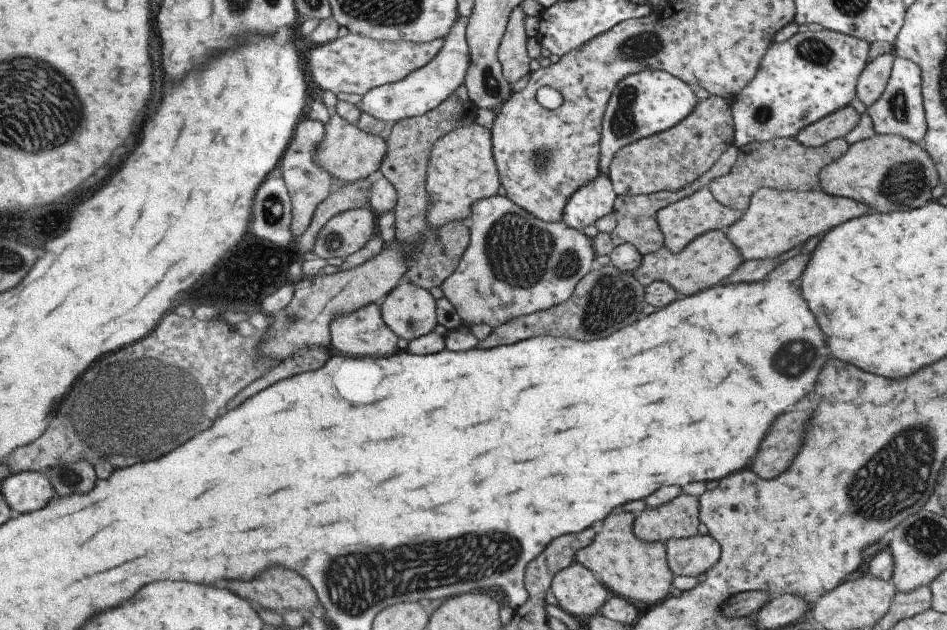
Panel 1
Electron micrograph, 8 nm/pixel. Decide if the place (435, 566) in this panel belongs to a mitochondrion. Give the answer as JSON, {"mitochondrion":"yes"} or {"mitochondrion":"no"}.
{"mitochondrion":"yes"}

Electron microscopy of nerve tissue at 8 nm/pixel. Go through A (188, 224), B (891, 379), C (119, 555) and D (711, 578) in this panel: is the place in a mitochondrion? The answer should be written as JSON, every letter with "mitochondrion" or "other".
{"A":"other","B":"other","C":"other","D":"other"}

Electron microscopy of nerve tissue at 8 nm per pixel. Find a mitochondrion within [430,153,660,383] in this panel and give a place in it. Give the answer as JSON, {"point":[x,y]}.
{"point":[519,253]}

